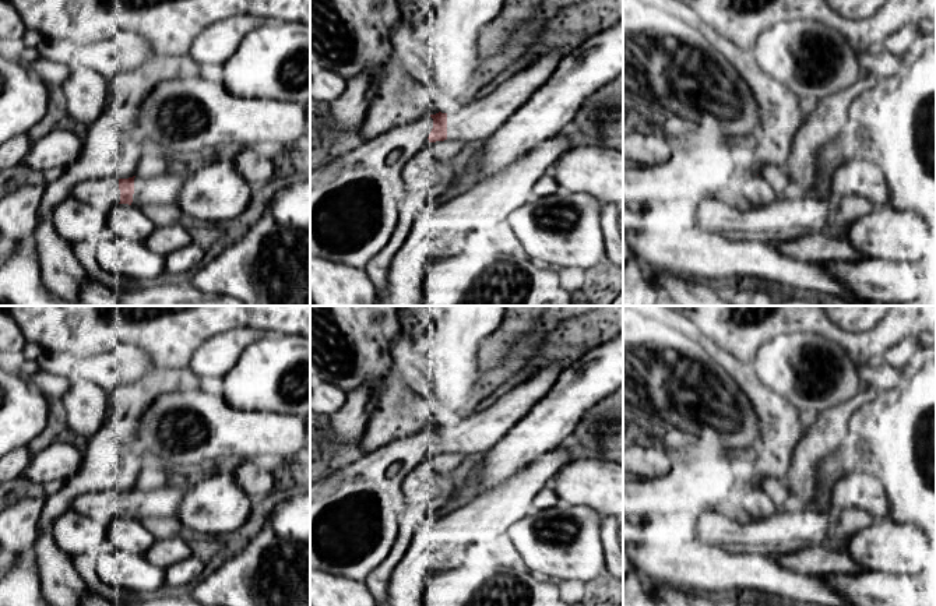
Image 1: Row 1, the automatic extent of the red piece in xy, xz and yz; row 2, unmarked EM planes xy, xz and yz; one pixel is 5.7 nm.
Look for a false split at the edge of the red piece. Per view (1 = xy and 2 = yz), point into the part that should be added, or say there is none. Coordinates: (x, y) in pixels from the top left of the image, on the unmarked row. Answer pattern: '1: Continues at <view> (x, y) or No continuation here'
1: No continuation here
2: No continuation here

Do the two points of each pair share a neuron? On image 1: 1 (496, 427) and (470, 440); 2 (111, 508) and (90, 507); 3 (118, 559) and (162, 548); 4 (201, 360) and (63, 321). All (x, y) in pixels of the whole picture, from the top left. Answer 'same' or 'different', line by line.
1: same
2: same
3: different
4: different

